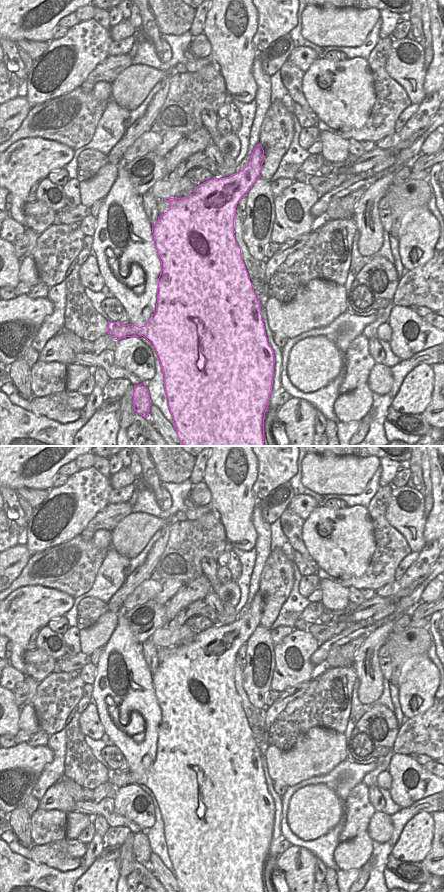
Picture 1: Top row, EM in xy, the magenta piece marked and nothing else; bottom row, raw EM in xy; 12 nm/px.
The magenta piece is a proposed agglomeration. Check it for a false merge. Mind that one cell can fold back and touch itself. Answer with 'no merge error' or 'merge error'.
no merge error

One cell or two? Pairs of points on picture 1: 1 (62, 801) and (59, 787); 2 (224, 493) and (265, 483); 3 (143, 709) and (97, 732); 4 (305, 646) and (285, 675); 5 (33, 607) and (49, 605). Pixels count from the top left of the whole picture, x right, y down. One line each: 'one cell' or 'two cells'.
1: one cell
2: two cells
3: two cells
4: one cell
5: one cell

